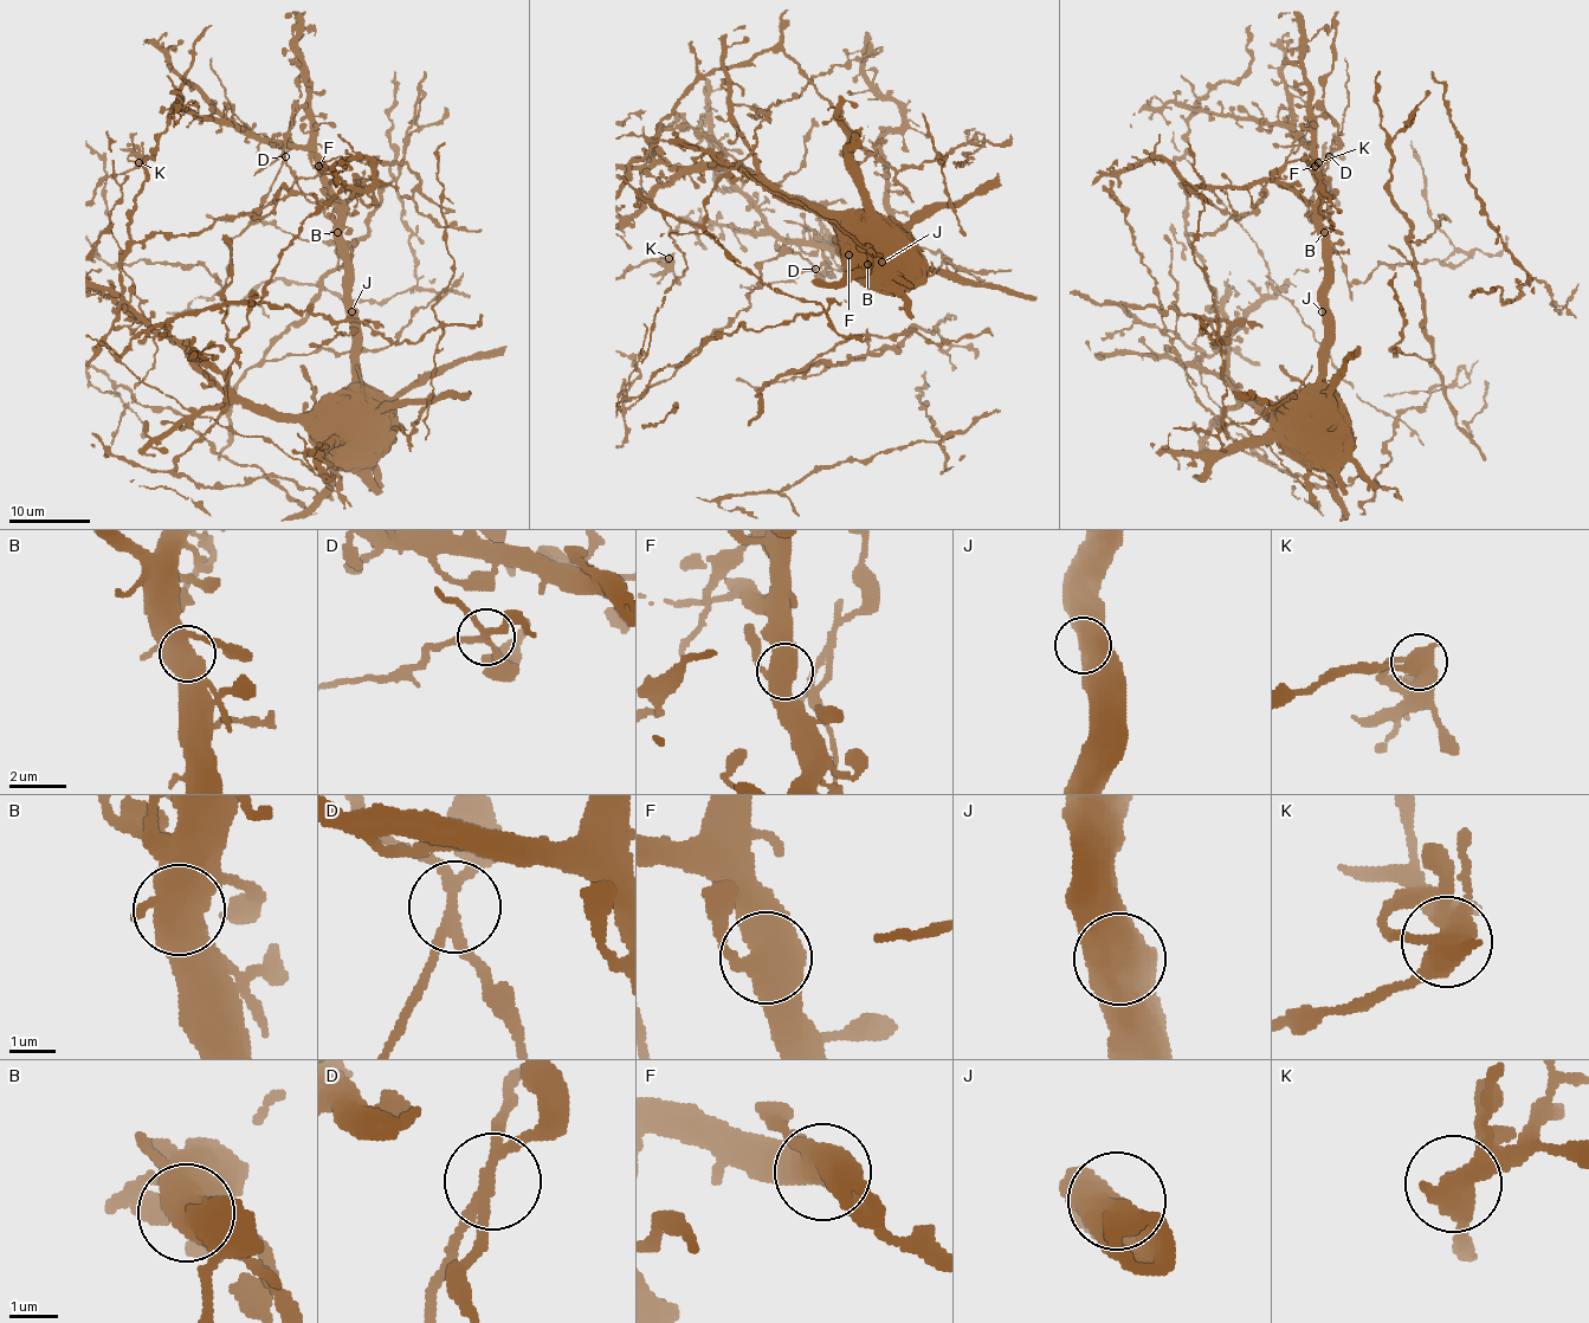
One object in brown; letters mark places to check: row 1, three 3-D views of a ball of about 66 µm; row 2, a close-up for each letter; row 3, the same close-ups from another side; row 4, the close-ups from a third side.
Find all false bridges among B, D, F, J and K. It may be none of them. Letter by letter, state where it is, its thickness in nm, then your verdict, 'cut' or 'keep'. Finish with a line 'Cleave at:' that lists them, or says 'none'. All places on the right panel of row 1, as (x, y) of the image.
B: (1324, 232) | 550 nm | cut
D: (1329, 156) | 220 nm | cut
F: (1315, 166) | 550 nm | keep
J: (1322, 311) | 600 nm | keep
K: (1318, 162) | 480 nm | cut
Cleave at: B, D, K

